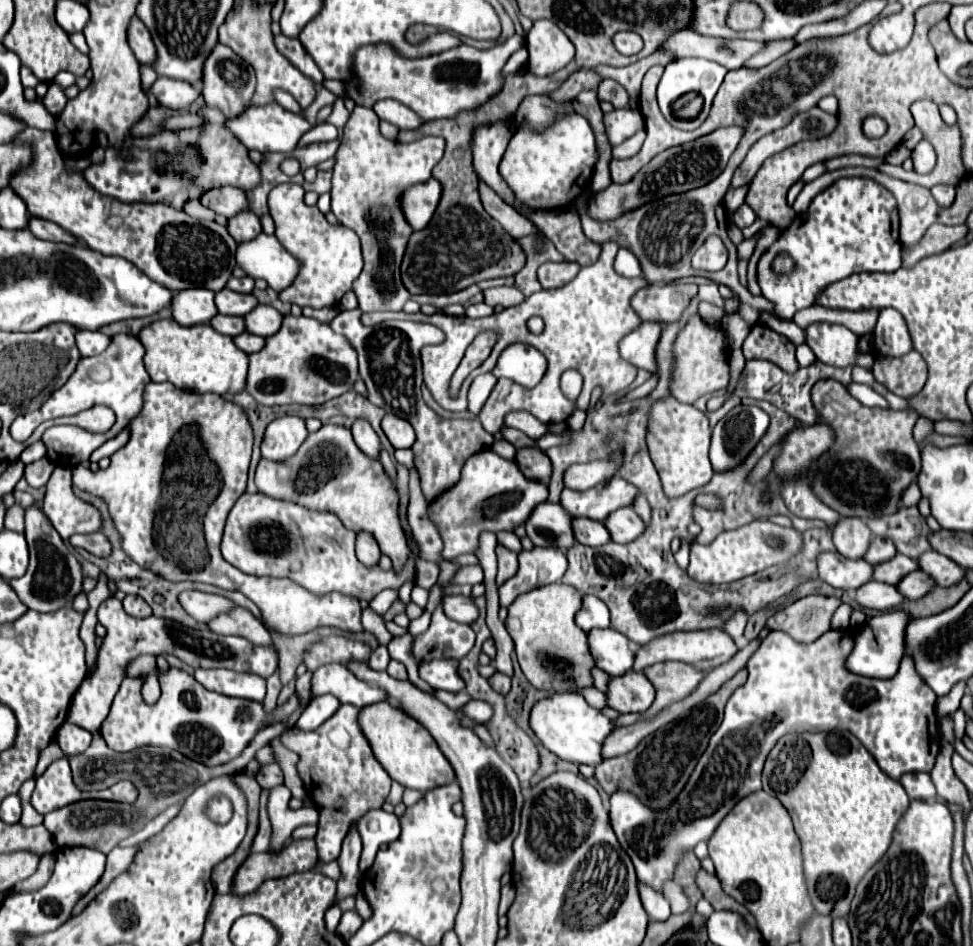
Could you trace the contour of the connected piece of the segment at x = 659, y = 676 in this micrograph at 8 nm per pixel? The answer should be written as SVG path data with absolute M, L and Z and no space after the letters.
M659 662L659 664L647 666L643 674L655 688L655 700L651 708L645 710L643 714L621 714L619 718L615 718L613 724L617 728L629 726L633 722L641 722L645 718L653 718L669 704L679 702L685 696L689 696L703 680L703 672L685 662Z

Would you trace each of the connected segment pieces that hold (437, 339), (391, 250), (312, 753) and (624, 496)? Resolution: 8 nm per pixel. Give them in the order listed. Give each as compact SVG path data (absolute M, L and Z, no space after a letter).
M341 310L333 322L329 324L333 332L347 338L347 342L357 350L359 354L359 374L369 390L369 400L383 408L385 412L397 414L399 418L405 418L411 422L417 440L413 444L413 452L417 454L417 468L421 474L421 488L425 494L427 504L431 504L437 496L453 488L461 478L461 468L465 460L481 450L487 450L493 444L493 436L483 430L479 420L467 420L467 418L455 418L445 420L437 416L421 398L421 384L423 384L423 372L421 372L421 358L419 350L425 344L441 344L445 340L445 334L423 322L401 322L401 320L387 320L379 326L363 326L361 324L361 310Z
M355 106L349 116L341 146L335 154L331 212L361 240L365 266L353 282L353 292L357 294L359 308L363 312L401 310L411 296L401 282L399 266L405 252L405 242L413 230L401 214L399 194L405 186L431 178L431 170L441 160L443 150L445 140L435 136L425 136L411 144L383 138L379 132L379 118L369 108Z
M351 704L341 706L329 720L325 720L313 732L305 732L293 726L291 730L279 736L281 744L287 750L297 752L301 756L297 764L297 774L307 790L309 800L319 810L319 830L315 834L315 844L321 862L331 862L339 858L341 842L347 836L351 824L361 818L365 810L381 808L391 788L391 778L375 760L371 746L357 724L357 716L359 708Z
M613 476L607 482L601 482L587 490L563 488L561 506L573 516L585 516L603 522L613 510L631 506L637 494L639 490L633 484Z

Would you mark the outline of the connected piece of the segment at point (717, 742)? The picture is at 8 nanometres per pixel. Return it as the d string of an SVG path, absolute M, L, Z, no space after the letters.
M905 610L873 616L867 628L861 626L857 630L853 654L853 628L829 630L811 644L791 642L783 632L769 632L753 658L749 658L749 678L729 698L725 718L677 802L669 810L653 812L629 792L617 790L611 794L611 826L633 862L637 878L661 890L661 884L673 878L681 852L695 848L699 840L709 840L735 802L761 788L763 762L775 742L789 732L849 730L893 780L907 772L929 772L941 747L935 709L937 696L917 674L913 656L905 654L905 628L909 620L911 616Z

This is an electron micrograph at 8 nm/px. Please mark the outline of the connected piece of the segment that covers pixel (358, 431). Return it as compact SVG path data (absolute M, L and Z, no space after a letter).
M357 418L357 420L353 422L353 426L351 426L351 432L353 432L355 444L357 444L367 456L373 456L373 458L379 456L379 450L381 450L379 436L375 434L375 430L371 428L371 424L369 424L365 418Z

